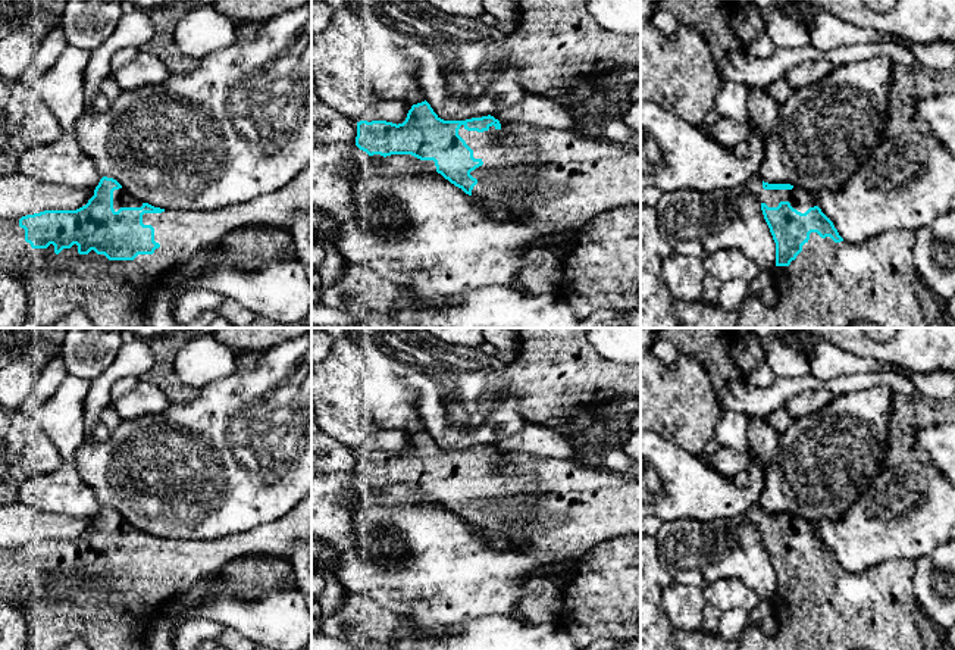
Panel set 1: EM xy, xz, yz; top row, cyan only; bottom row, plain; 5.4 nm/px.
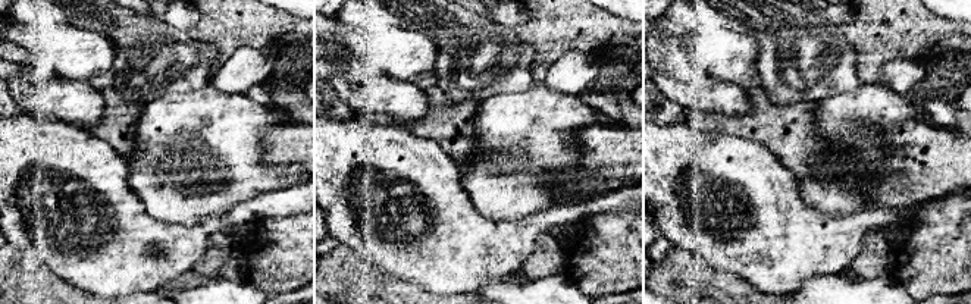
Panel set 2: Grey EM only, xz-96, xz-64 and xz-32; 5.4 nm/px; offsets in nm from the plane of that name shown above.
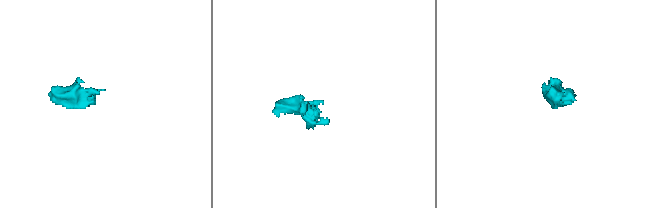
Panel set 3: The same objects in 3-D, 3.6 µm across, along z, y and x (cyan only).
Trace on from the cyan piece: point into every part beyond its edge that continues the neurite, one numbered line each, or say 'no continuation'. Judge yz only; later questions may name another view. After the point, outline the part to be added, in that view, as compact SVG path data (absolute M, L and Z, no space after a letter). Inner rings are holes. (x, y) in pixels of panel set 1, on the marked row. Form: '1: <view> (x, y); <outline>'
1: yz (829, 284); M890 229L860 244L835 243L811 232L789 266L773 268L779 301L767 306L748 296L738 310L738 328L851 328L855 322L874 322L880 328L927 328L914 293L918 279L914 240L911 229Z

